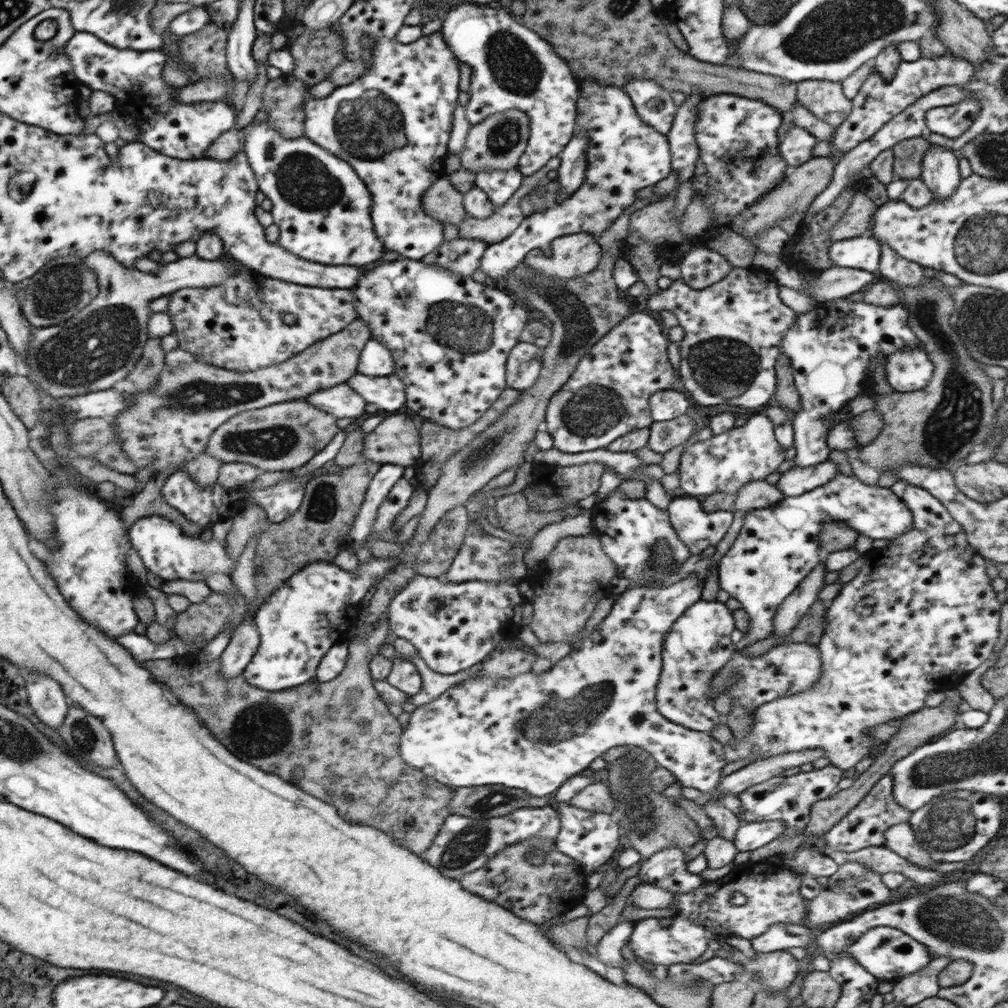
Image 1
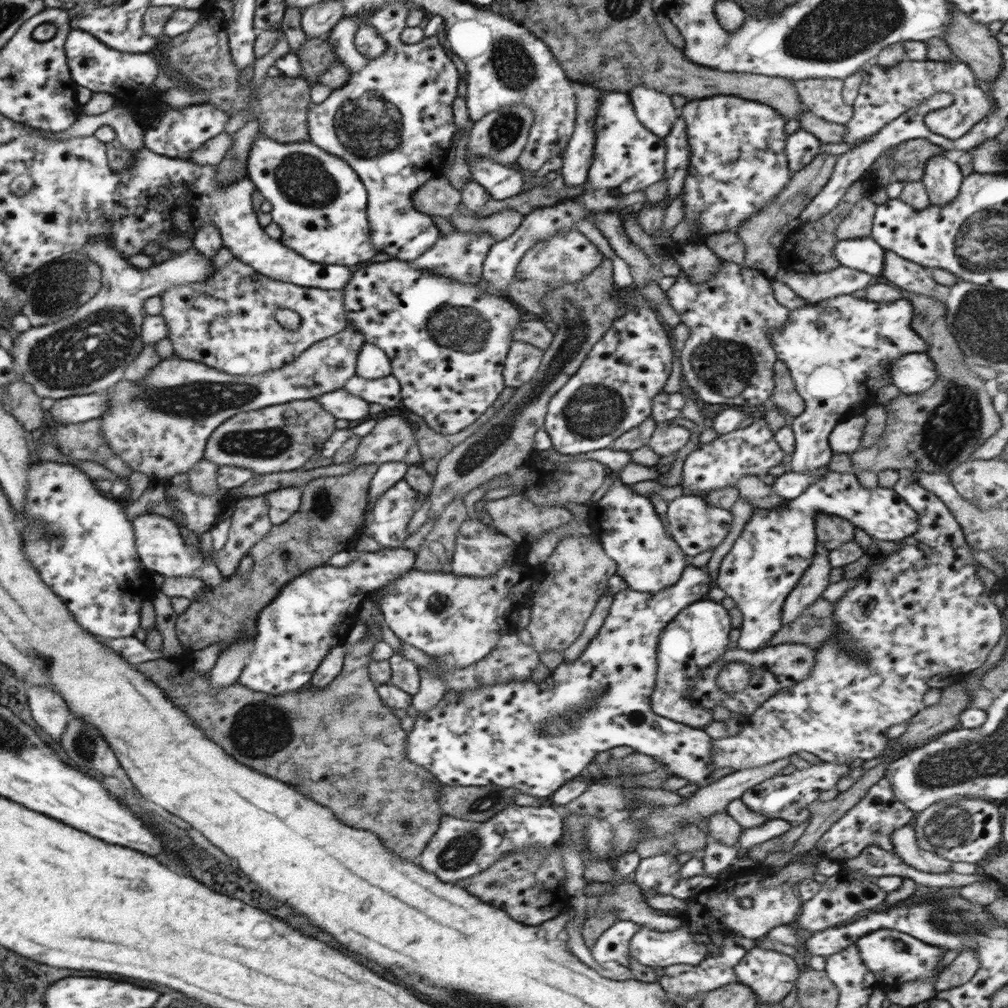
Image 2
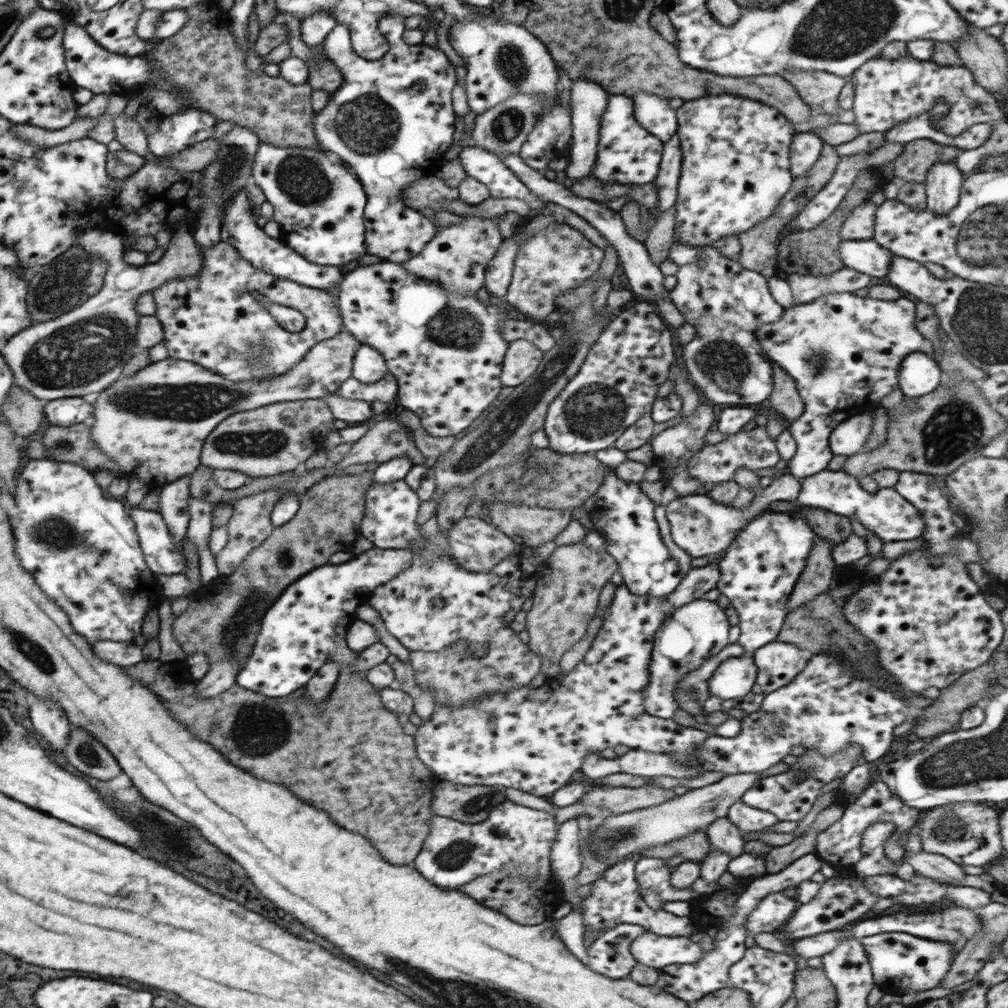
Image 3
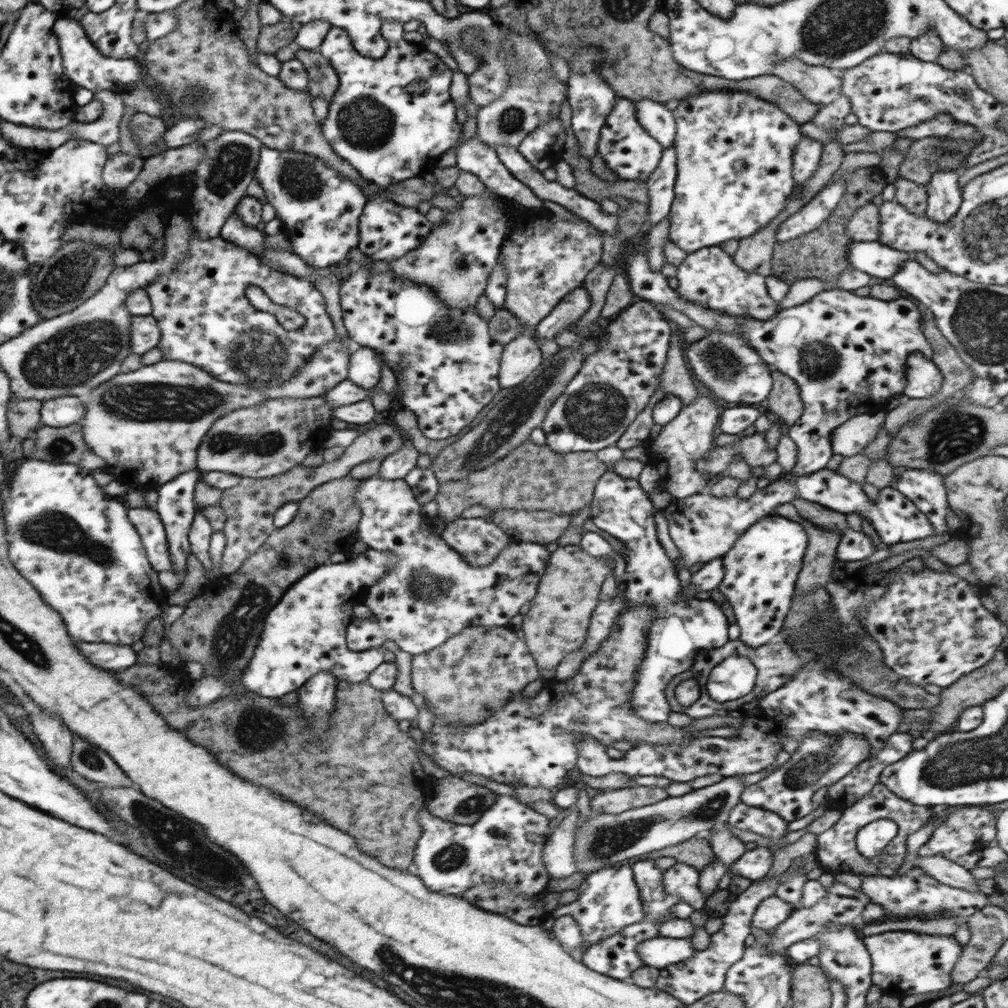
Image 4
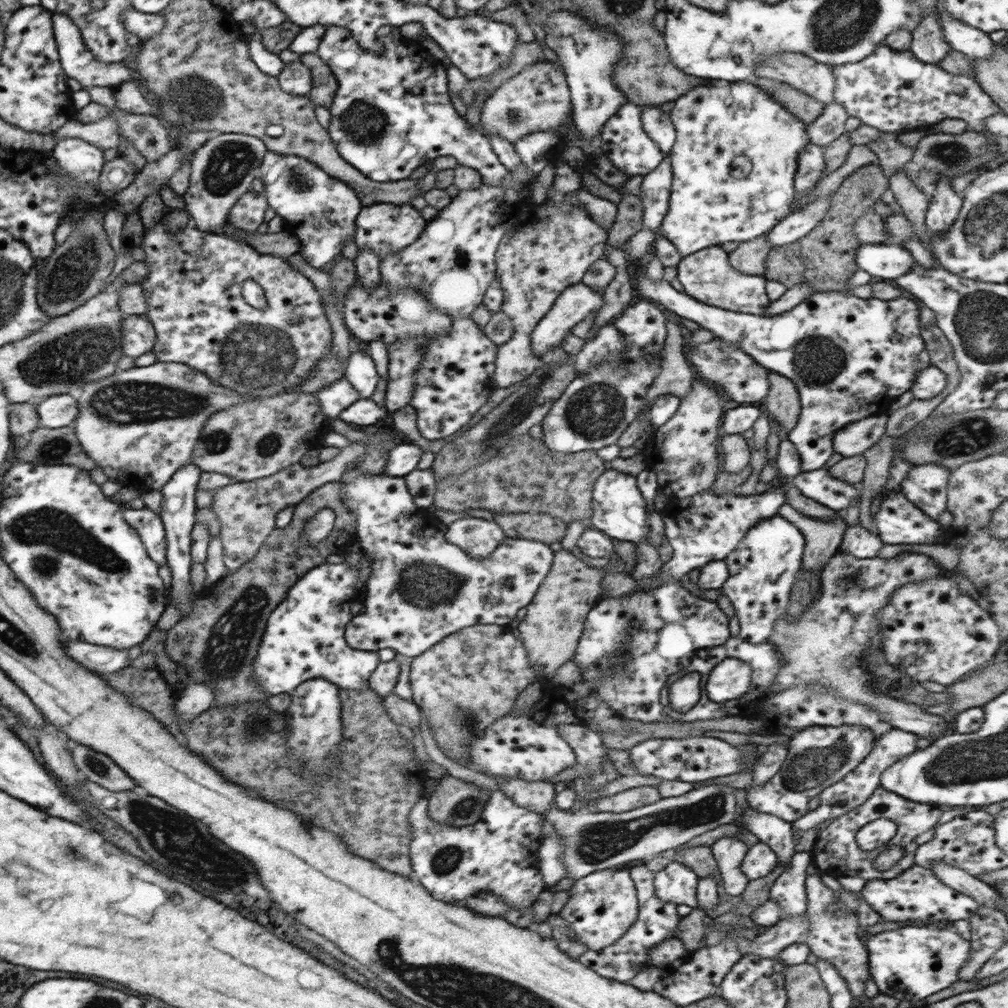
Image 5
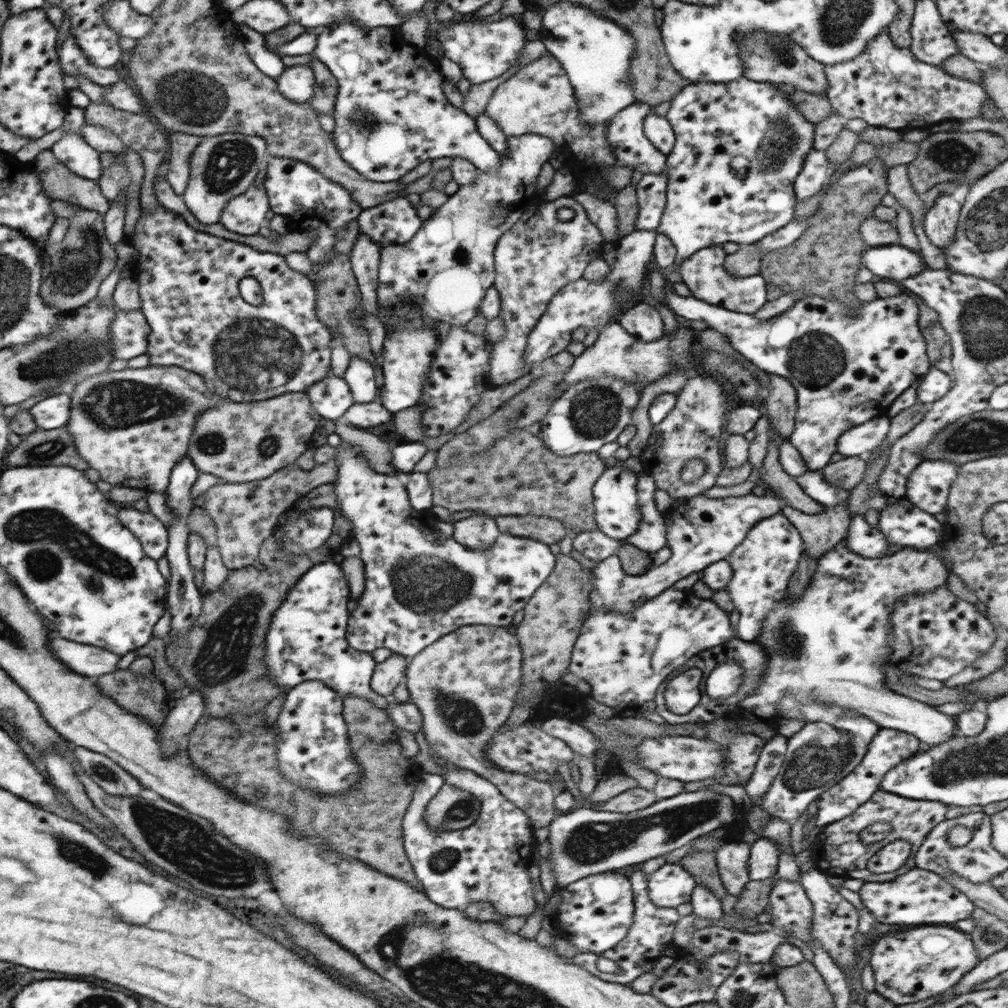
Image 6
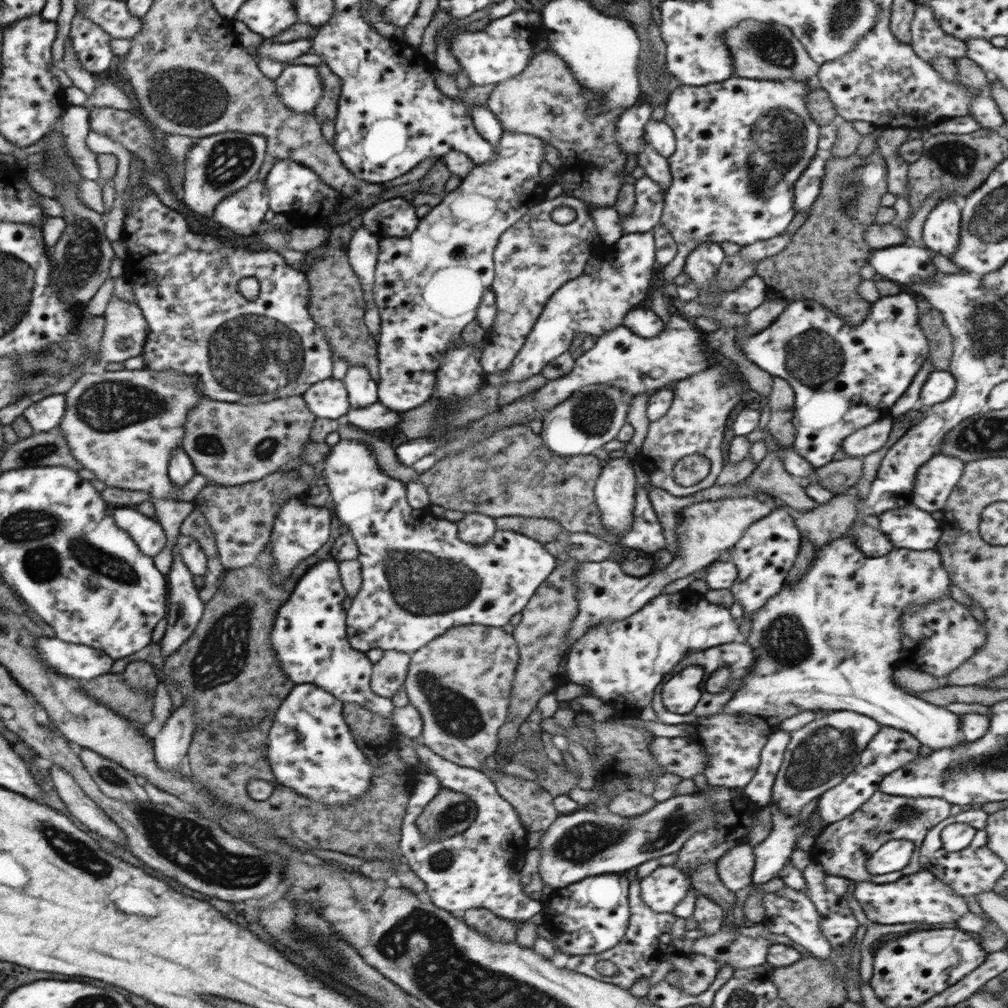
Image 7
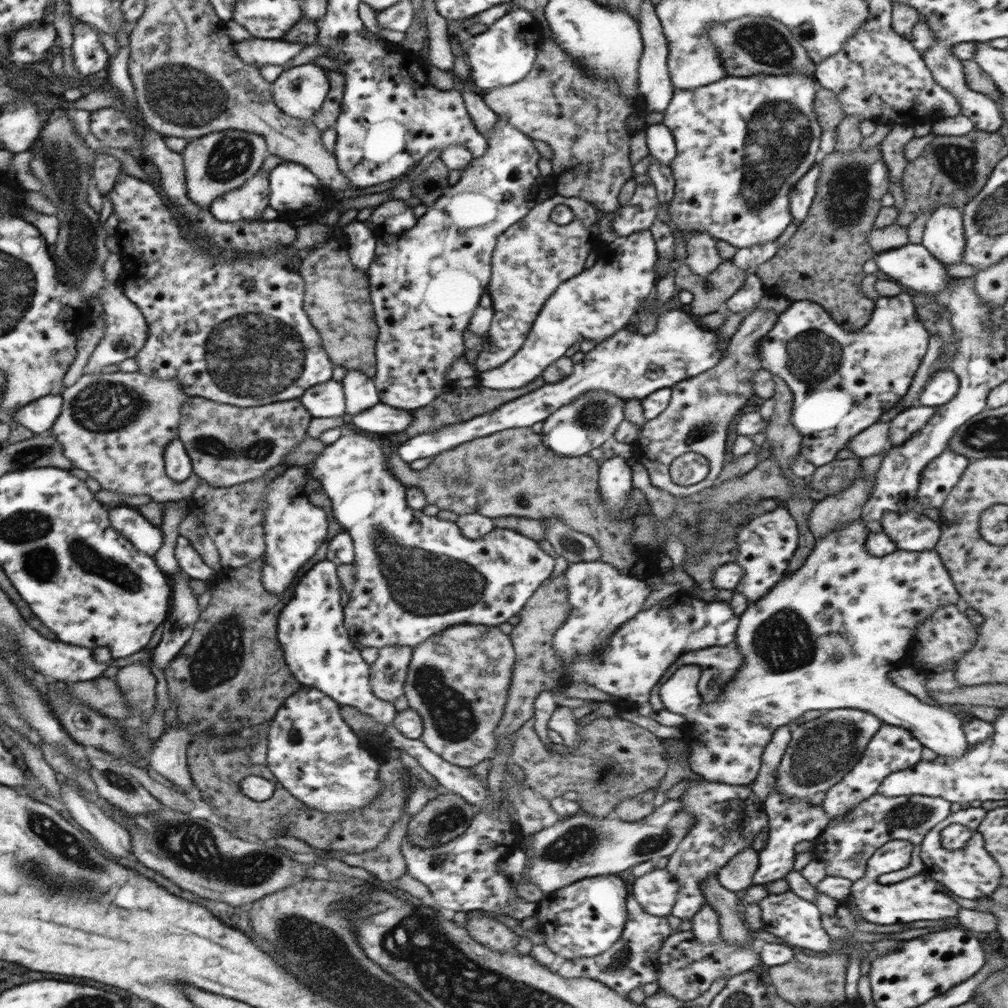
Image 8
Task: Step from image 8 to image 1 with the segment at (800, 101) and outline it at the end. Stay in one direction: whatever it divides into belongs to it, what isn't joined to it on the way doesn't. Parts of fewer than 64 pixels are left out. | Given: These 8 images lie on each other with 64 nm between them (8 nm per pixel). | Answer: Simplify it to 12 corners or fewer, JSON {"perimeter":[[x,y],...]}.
{"perimeter":[[732,93],[696,114],[692,180],[712,221],[784,180],[782,112]]}

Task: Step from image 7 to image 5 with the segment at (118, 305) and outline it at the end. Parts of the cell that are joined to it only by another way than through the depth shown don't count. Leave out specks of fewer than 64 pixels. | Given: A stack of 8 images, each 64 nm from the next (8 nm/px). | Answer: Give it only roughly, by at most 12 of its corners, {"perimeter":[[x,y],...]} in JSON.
{"perimeter":[[148,315],[125,316],[123,353],[152,351],[156,329]]}

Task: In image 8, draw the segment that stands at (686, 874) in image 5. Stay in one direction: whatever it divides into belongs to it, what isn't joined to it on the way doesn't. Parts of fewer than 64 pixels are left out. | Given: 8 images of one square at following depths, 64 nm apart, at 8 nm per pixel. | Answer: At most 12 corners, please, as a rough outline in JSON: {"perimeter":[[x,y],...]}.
{"perimeter":[[668,869],[634,880],[632,895],[650,915],[667,916],[680,883]]}

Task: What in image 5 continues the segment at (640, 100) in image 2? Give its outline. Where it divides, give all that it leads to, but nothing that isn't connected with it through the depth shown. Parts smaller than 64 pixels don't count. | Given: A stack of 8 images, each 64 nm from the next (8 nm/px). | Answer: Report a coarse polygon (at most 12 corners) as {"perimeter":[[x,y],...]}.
{"perimeter":[[643,105],[643,129],[664,154],[676,138],[670,113]]}

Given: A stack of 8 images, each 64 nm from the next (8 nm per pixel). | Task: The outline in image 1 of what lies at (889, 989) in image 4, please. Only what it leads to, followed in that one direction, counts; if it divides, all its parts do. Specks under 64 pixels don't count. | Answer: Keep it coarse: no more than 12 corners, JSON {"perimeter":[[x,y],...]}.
{"perimeter":[[870,928],[844,951],[893,983],[932,961],[902,930]]}

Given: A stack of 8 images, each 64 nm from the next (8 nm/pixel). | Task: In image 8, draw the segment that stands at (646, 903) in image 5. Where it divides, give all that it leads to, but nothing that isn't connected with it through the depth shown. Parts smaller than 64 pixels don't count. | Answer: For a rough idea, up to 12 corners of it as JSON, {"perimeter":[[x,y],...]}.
{"perimeter":[[632,891],[620,940],[556,971],[628,996],[656,980],[658,954],[674,931]]}

